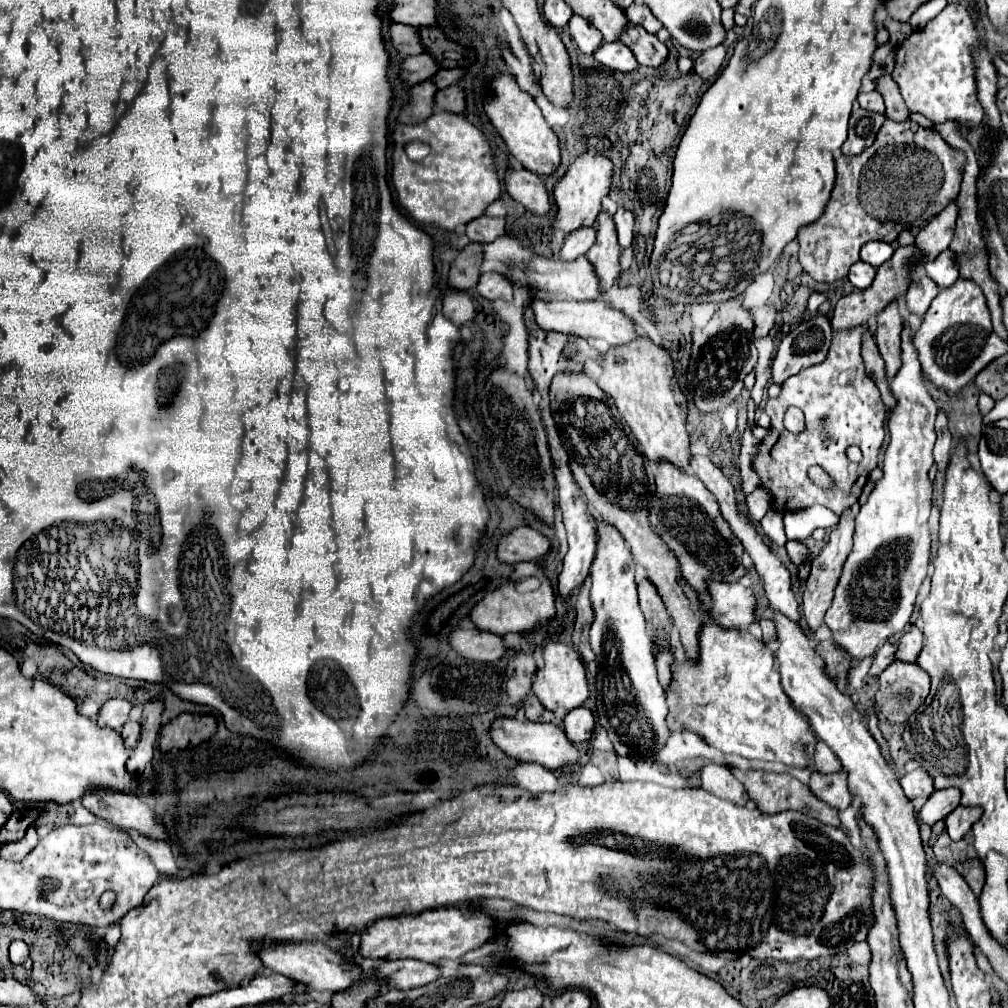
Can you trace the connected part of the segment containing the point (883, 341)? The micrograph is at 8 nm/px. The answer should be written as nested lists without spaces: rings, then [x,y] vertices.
[[[890,302],[878,316],[878,328],[874,340],[880,348],[880,354],[886,362],[886,376],[888,382],[896,376],[902,358],[900,358],[900,334],[904,330],[904,320],[900,316],[898,302]]]

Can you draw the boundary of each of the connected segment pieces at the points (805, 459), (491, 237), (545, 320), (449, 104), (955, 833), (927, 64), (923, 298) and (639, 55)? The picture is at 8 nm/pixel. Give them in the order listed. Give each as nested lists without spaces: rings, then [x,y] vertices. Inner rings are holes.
[[[870,324],[856,326],[852,330],[838,330],[832,334],[832,344],[828,356],[822,364],[806,368],[800,374],[790,376],[782,384],[782,392],[776,400],[768,400],[764,412],[770,416],[770,432],[758,444],[756,454],[752,456],[752,470],[758,474],[760,488],[770,494],[770,506],[778,512],[802,510],[814,504],[822,504],[840,516],[846,508],[850,508],[866,480],[868,474],[878,466],[878,452],[884,442],[884,420],[886,406],[880,398],[880,390],[872,378],[868,378],[864,370],[864,362],[860,358],[860,342],[864,330],[874,332]],[[788,406],[798,406],[806,416],[806,430],[800,434],[792,434],[784,430],[782,416]],[[856,444],[862,450],[862,460],[858,464],[848,462],[844,450],[846,446]],[[810,466],[822,466],[834,480],[832,490],[820,490],[814,486],[806,472]]]
[[[480,216],[466,224],[466,236],[470,242],[494,242],[498,236],[504,234],[504,220],[502,218],[488,218]]]
[[[532,298],[530,300],[532,312],[536,314],[536,324],[542,330],[556,330],[562,334],[574,334],[580,338],[600,338],[606,340],[612,346],[618,344],[628,344],[636,340],[640,334],[634,330],[634,324],[620,312],[610,306],[606,306],[600,300],[590,300],[590,302],[568,302],[568,300],[542,300],[542,298]]]
[[[448,86],[444,90],[438,90],[434,96],[434,104],[438,110],[448,110],[448,112],[464,112],[464,92],[458,86]]]
[[[958,806],[946,816],[946,830],[952,840],[962,840],[964,834],[970,830],[970,826],[980,818],[980,808],[966,808]]]
[[[948,4],[924,28],[914,30],[897,46],[892,78],[912,112],[920,112],[934,122],[958,120],[976,126],[984,120],[980,100],[976,98],[976,70],[972,70],[972,42],[976,26],[964,4]]]
[[[928,276],[912,280],[912,286],[908,286],[908,292],[906,292],[906,308],[912,314],[922,316],[938,292],[940,288]]]
[[[628,26],[628,30],[620,34],[620,42],[634,52],[638,64],[642,66],[658,68],[668,56],[666,44],[662,44],[654,34],[648,34],[640,26]]]

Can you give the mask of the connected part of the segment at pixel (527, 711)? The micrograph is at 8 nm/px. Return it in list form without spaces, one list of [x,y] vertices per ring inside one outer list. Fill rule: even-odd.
[[[530,694],[528,700],[524,700],[522,710],[524,710],[524,716],[526,716],[528,720],[536,720],[536,722],[554,722],[554,724],[558,722],[556,716],[554,716],[554,712],[548,712],[548,710],[538,702],[538,698],[536,698],[534,694]]]

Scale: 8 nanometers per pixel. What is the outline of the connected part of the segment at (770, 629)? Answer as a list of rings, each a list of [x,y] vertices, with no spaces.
[[[760,620],[762,626],[762,642],[770,644],[772,640],[776,640],[776,630],[774,630],[774,622],[772,620]]]

